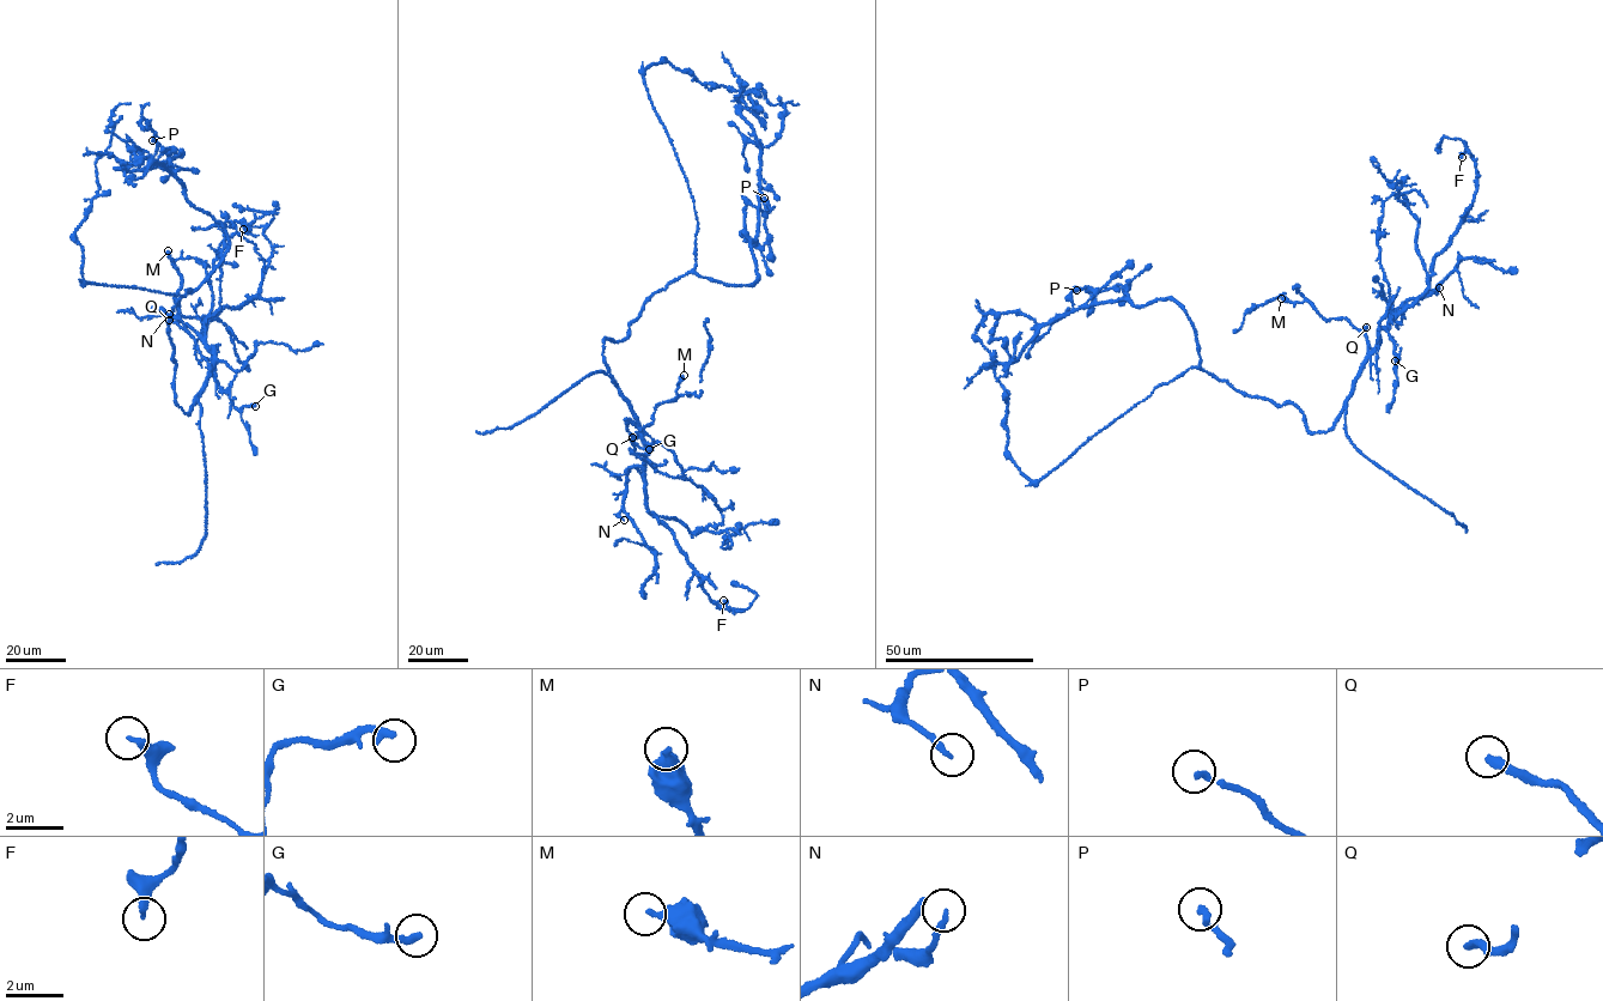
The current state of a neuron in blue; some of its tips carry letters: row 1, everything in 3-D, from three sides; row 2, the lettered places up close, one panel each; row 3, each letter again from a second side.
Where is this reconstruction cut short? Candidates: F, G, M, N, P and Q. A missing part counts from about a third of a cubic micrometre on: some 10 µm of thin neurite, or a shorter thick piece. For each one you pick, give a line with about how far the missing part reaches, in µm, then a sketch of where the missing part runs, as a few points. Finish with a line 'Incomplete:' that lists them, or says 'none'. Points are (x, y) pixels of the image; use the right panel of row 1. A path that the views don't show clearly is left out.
P: about 15 µm are missing; missing branch runs (1076, 290), (1061, 296), (1048, 295)
Incomplete: P

